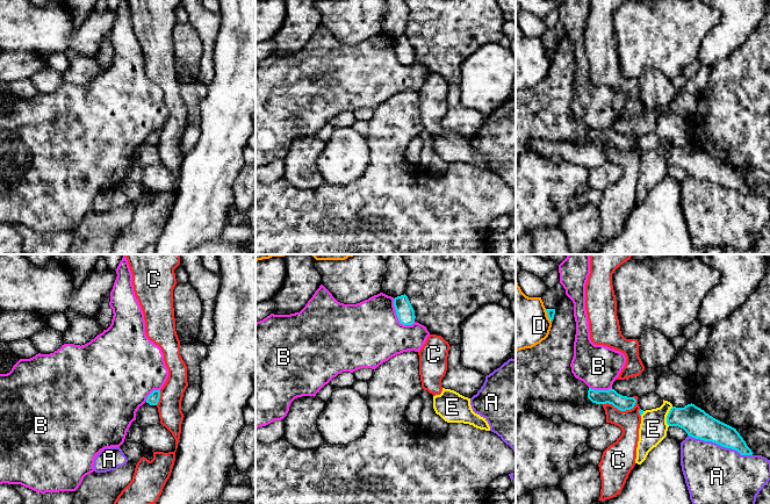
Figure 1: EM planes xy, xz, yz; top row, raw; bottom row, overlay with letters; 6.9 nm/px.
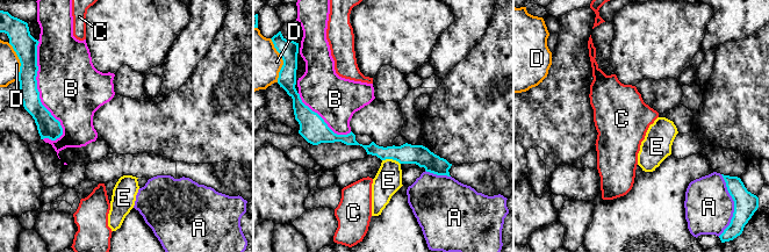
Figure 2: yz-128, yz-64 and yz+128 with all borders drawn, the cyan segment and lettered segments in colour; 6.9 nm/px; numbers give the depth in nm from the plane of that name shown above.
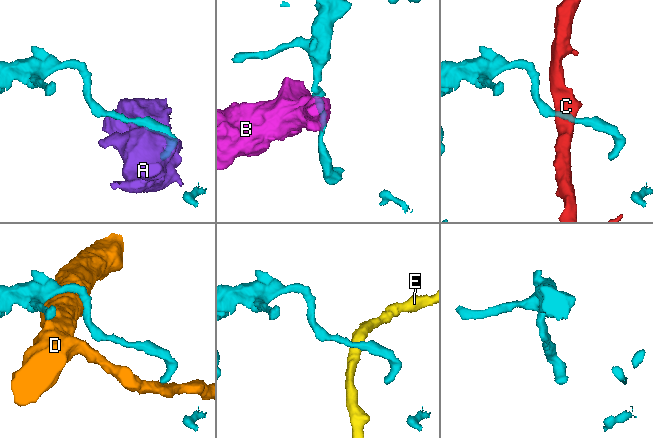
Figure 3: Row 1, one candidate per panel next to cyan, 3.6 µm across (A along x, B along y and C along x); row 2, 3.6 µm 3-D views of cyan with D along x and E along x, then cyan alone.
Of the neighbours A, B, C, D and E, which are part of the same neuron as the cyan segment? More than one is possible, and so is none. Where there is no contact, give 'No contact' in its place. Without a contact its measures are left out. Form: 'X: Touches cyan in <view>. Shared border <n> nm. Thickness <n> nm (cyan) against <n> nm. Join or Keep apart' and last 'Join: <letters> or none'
A: Touches cyan in yz. Shared border 480 nm. Thickness 200 nm (cyan) against 420 nm. Keep apart
B: Touches cyan in xz. Shared border 240 nm. Thickness 130 nm (cyan) against 460 nm. Keep apart
C: Touches cyan in yz. Shared border 260 nm. Thickness 110 nm (cyan) against 150 nm. Keep apart
D: Touches cyan in yz. Shared border 100 nm. Thickness 60 nm (cyan) against 380 nm. Keep apart
E: Touches cyan in yz. Shared border 140 nm. Thickness 200 nm (cyan) against 190 nm. Keep apart
Join: none

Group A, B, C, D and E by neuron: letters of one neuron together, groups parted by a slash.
A / B / C / D / E

